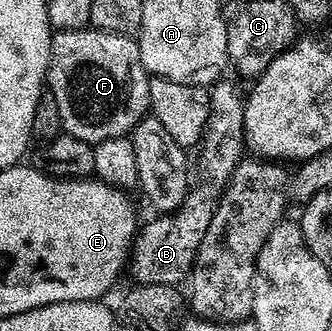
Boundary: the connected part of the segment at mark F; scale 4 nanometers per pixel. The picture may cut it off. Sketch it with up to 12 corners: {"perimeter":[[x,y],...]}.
{"perimeter":[[55,31],[46,71],[62,130],[129,137],[150,112],[133,36]]}

